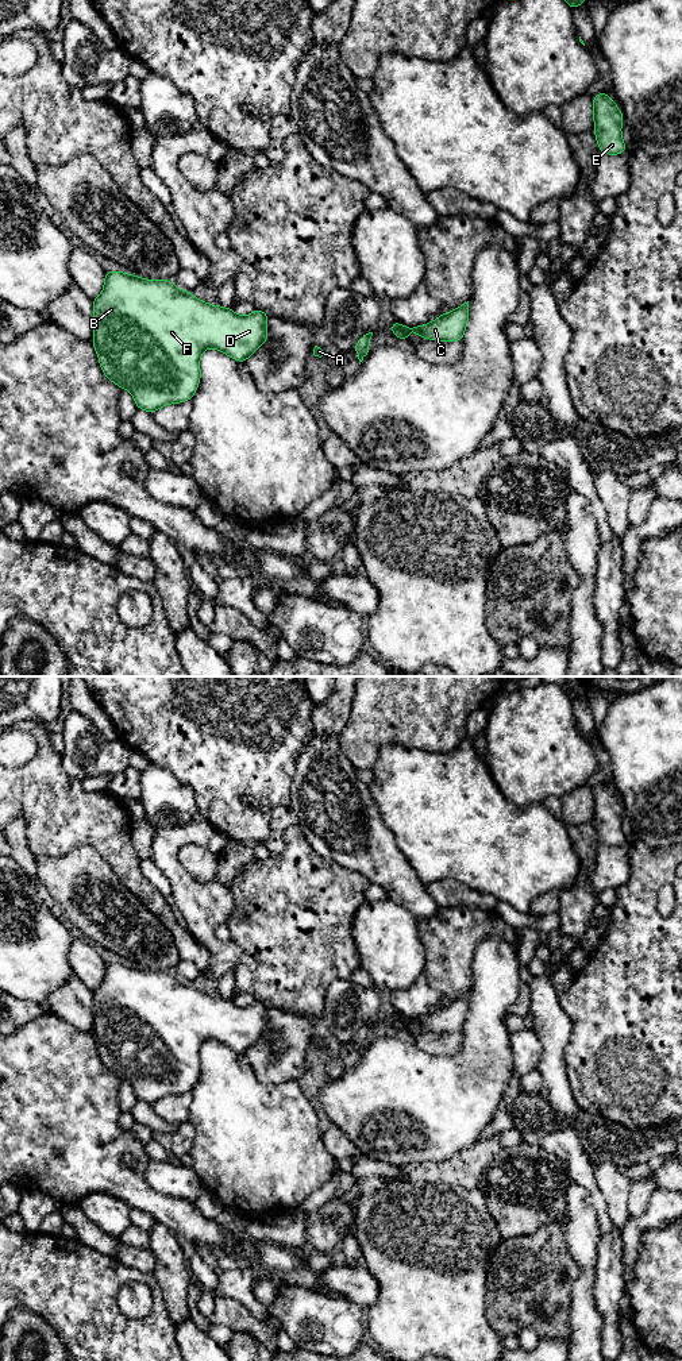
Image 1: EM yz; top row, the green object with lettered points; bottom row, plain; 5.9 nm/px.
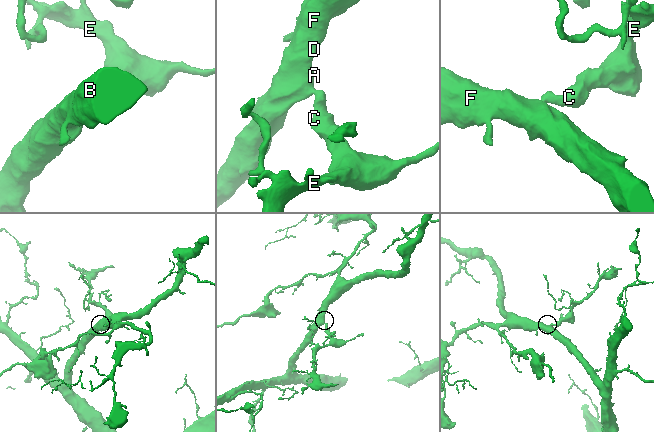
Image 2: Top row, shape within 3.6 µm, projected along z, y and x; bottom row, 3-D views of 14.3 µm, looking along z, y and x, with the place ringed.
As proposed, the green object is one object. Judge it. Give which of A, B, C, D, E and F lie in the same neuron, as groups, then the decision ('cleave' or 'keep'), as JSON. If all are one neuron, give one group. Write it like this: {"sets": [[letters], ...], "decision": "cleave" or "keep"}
{"sets": [["A", "B", "C", "D", "E", "F"]], "decision": "keep"}

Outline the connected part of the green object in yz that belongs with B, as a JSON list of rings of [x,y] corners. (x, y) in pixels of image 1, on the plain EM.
[[[105,963],[104,980],[99,988],[92,990],[93,992],[93,1033],[100,1059],[104,1067],[122,1080],[128,1082],[135,1092],[138,1100],[143,1100],[149,1104],[154,1104],[157,1100],[166,1098],[169,1095],[180,1095],[184,1092],[190,1092],[197,1083],[199,1073],[201,1071],[200,1063],[200,1049],[207,1040],[217,1040],[230,1049],[244,1055],[250,1046],[253,1046],[267,1030],[267,1009],[269,1006],[258,999],[251,1006],[239,1007],[234,1000],[217,996],[213,998],[200,990],[196,990],[190,982],[180,982],[174,978],[170,971],[145,971],[135,965],[126,965],[123,963]]]

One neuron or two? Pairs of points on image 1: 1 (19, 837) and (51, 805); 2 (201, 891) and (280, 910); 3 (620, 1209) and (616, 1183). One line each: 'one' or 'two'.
1: two
2: two
3: one

